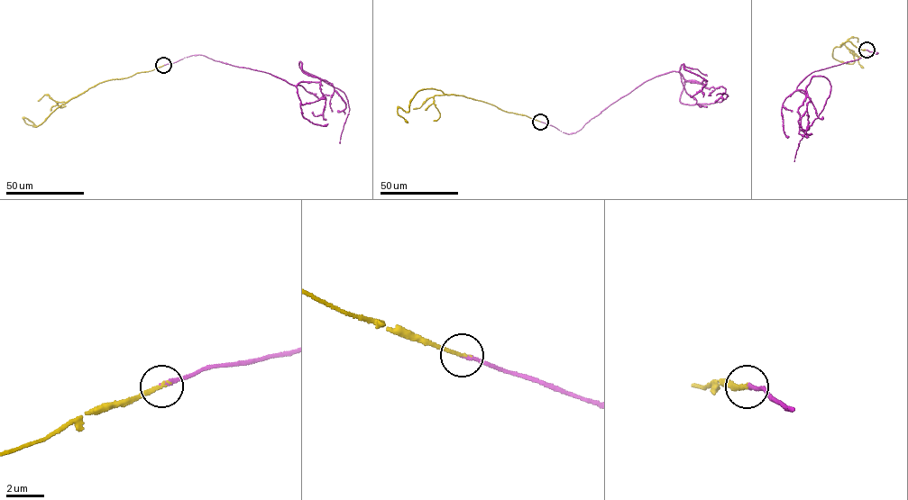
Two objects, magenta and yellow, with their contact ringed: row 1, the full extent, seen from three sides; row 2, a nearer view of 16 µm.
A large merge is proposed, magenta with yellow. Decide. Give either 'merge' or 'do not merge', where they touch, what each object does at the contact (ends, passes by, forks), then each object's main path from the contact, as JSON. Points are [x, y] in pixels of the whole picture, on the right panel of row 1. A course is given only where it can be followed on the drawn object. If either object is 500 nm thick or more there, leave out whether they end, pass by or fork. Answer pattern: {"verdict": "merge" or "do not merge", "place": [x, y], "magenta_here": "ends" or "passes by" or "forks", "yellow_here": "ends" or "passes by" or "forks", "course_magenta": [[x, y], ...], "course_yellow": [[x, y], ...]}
{"verdict": "merge", "place": [866, 50], "magenta_here": "ends", "yellow_here": "ends", "course_magenta": [[866, 50], [878, 53], [813, 72], [798, 86], [805, 97], [814, 76], [830, 85], [794, 161]], "course_yellow": [[866, 50], [848, 40], [833, 49], [832, 58], [852, 64], [853, 52], [863, 68]]}

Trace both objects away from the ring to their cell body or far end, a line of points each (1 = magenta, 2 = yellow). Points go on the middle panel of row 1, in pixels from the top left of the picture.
1: (540, 122), (575, 133), (672, 71), (701, 84), (684, 81), (681, 103), (728, 95), (716, 95)
2: (540, 122), (483, 102), (446, 95), (432, 88), (418, 90), (408, 112), (398, 109), (398, 114), (408, 122)

